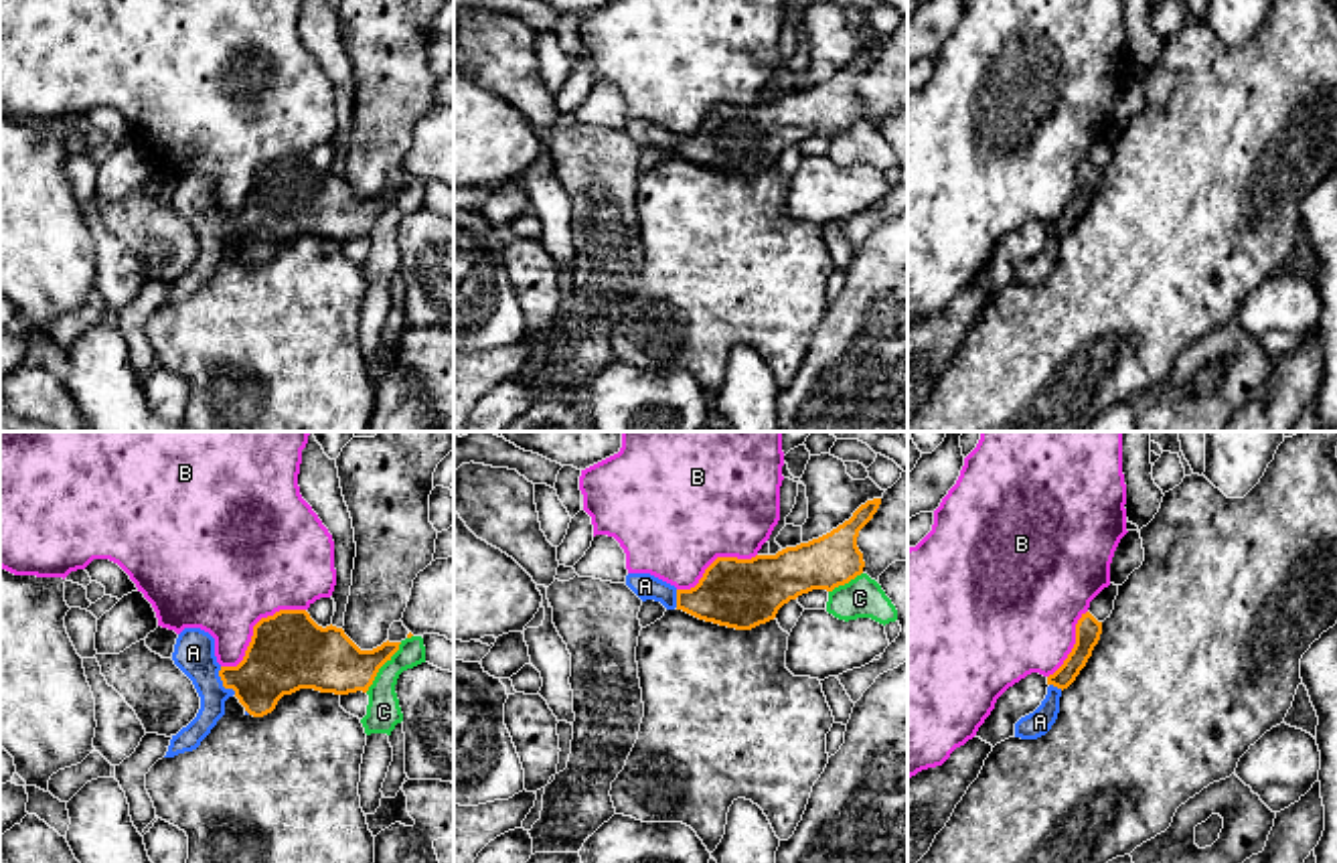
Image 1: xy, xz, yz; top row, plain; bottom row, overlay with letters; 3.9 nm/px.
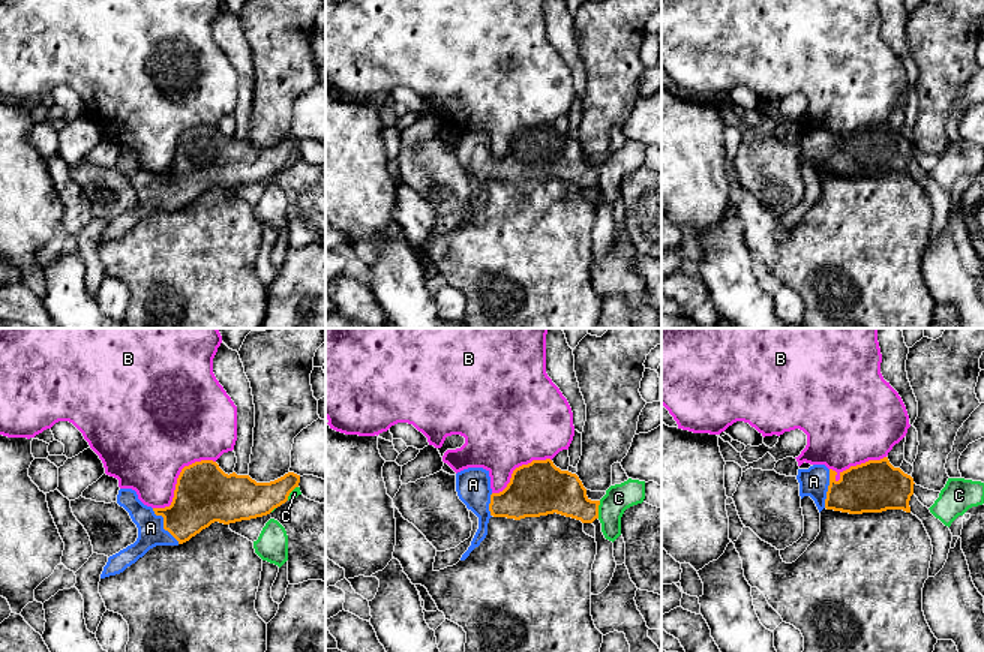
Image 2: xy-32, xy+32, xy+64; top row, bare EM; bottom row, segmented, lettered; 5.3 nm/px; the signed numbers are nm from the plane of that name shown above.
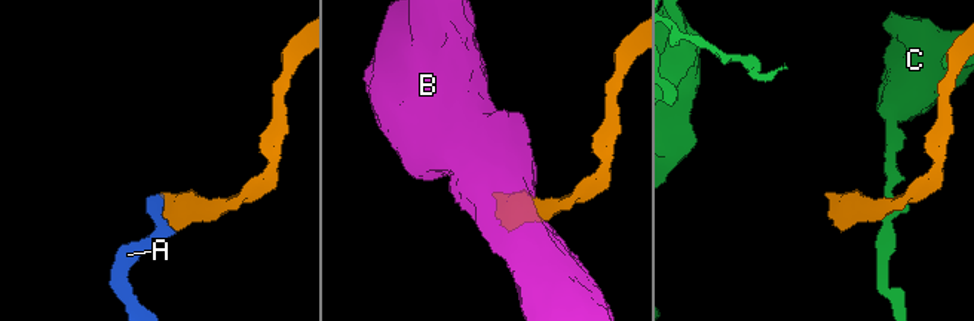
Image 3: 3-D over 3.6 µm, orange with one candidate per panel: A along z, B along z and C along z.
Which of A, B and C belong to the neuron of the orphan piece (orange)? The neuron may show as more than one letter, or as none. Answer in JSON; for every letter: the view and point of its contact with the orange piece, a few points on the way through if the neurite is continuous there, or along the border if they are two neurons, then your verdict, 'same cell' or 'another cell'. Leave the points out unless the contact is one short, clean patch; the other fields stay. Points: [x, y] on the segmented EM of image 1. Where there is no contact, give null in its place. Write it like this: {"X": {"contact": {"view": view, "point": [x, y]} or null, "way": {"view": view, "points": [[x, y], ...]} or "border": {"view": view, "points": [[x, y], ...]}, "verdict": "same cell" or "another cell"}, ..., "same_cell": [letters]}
{"A": {"contact": {"view": "xy", "point": [223, 683]}, "way": {"view": "xy", "points": [[280, 659], [258, 681], [223, 683], [193, 653]]}, "verdict": "same cell"}, "B": {"contact": {"view": "xy", "point": [254, 629]}, "border": {"view": "xy", "points": [[304, 608], [264, 616], [246, 655], [221, 667]]}, "verdict": "another cell"}, "C": {"contact": {"view": "xy", "point": [381, 665]}, "border": {"view": "xy", "points": [[402, 643], [365, 691]]}, "verdict": "another cell"}, "same_cell": ["A"]}

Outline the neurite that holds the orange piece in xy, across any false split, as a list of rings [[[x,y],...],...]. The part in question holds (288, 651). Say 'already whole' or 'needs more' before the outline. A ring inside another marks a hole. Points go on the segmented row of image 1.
needs more | [[[280,610],[253,626],[251,642],[237,666],[221,666],[215,638],[201,628],[184,628],[172,660],[192,681],[201,709],[172,735],[164,758],[196,750],[225,715],[225,701],[233,695],[245,707],[245,715],[263,717],[284,695],[300,689],[367,693],[399,644],[387,640],[373,650],[361,650],[342,628],[322,628],[306,610]]]

